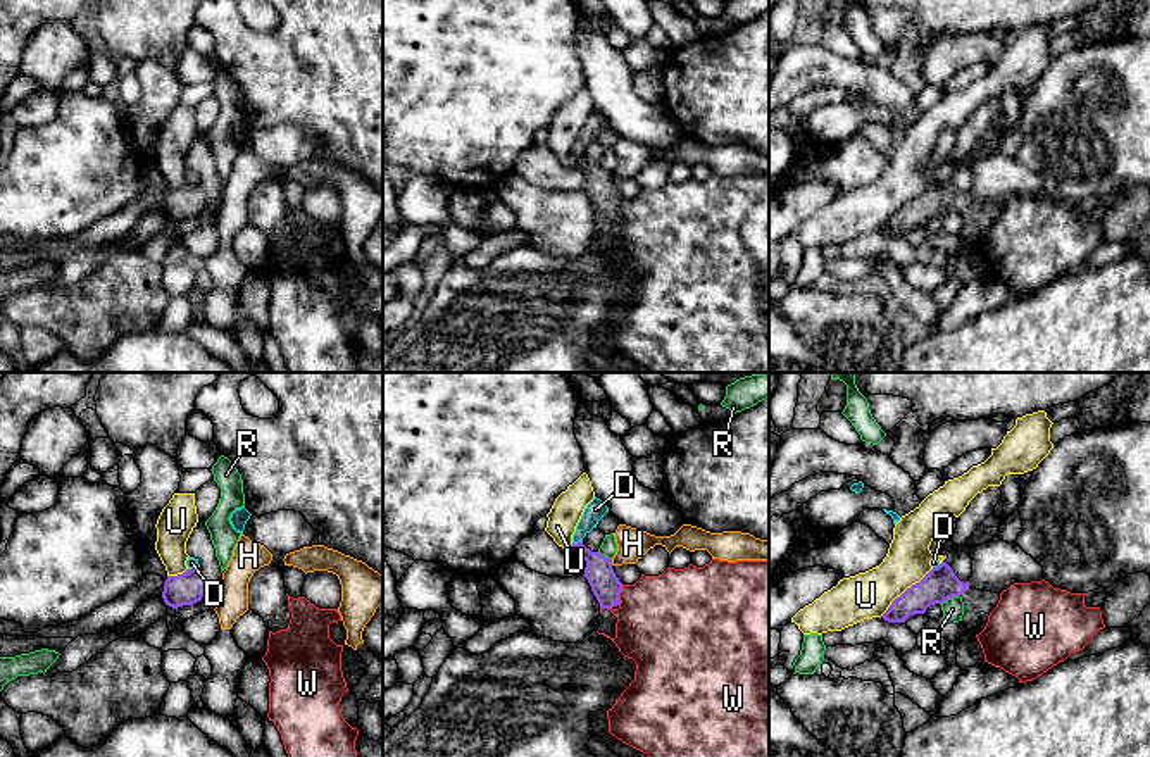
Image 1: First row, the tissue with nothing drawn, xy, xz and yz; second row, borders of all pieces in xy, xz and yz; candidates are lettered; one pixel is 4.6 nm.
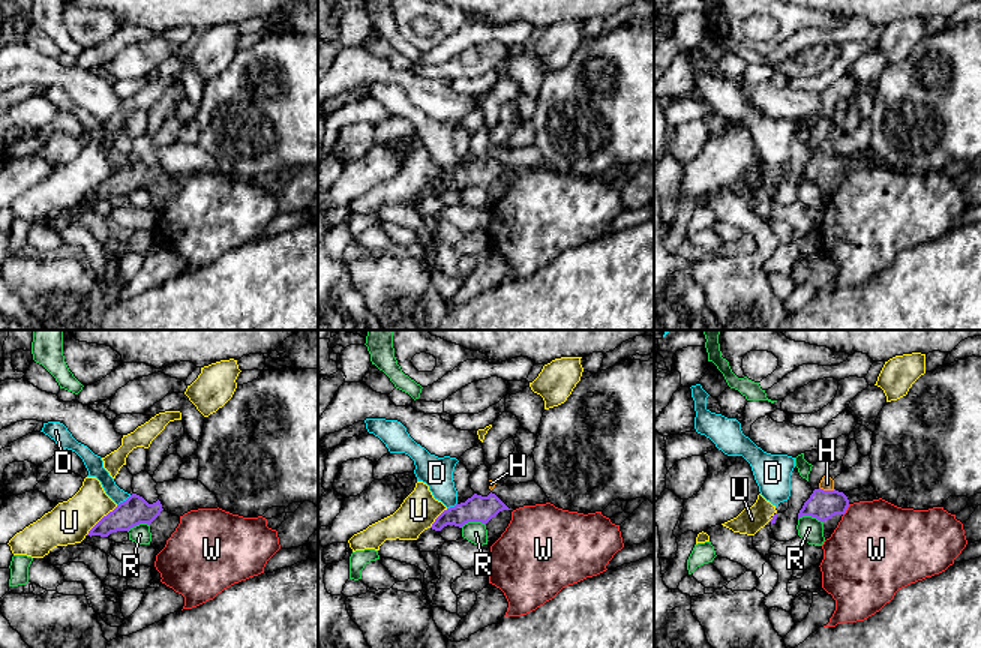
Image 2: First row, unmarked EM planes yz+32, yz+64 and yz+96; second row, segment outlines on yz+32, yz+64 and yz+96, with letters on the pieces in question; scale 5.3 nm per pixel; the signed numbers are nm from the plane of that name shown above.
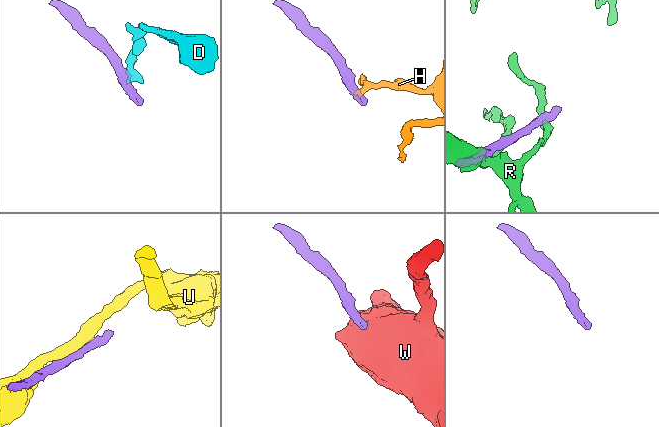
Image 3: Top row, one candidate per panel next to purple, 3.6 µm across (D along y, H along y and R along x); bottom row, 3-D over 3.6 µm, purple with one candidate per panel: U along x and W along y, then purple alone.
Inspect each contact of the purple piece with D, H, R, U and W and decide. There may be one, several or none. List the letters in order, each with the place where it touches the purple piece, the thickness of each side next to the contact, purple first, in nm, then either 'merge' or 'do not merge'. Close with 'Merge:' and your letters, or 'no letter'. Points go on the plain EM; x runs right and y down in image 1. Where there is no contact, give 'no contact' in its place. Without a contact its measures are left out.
D: meets purple in xz at (578, 156); 140 nm thick on the purple side, 90 nm on the other; do not merge
H: meets purple in xz at (611, 176); 140 nm thick on the purple side, 150 nm on the other; do not merge
R: meets purple in yz at (949, 211); 160 nm thick on the purple side, 100 nm on the other; do not merge
U: meets purple in yz at (907, 202); 160 nm thick on the purple side, 220 nm on the other; do not merge
W: meets purple in xz at (618, 209); 140 nm thick on the purple side, 440 nm on the other; do not merge
Merge: no letter

